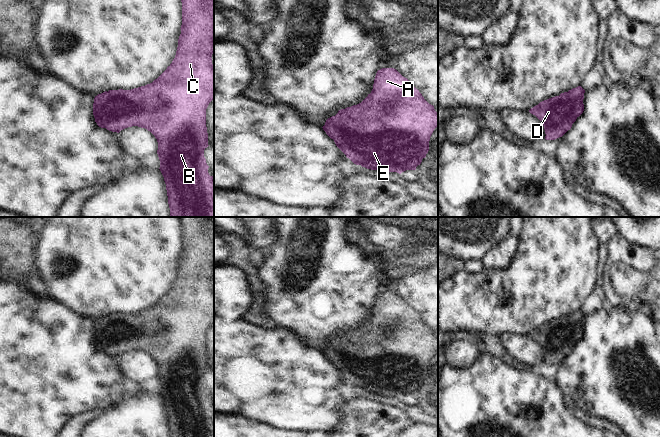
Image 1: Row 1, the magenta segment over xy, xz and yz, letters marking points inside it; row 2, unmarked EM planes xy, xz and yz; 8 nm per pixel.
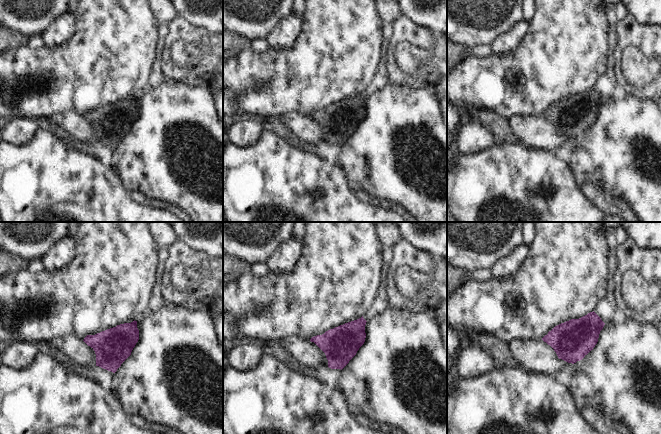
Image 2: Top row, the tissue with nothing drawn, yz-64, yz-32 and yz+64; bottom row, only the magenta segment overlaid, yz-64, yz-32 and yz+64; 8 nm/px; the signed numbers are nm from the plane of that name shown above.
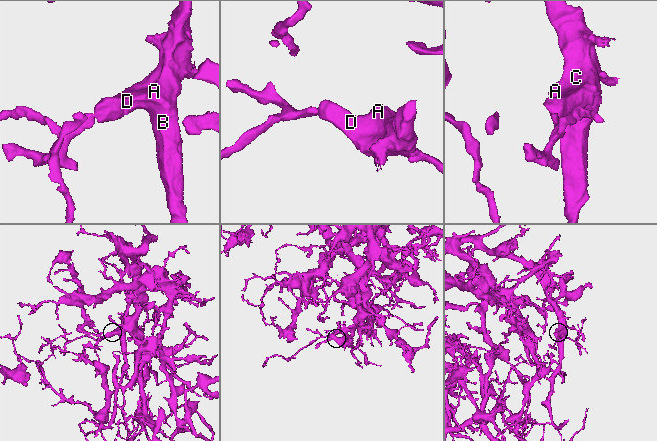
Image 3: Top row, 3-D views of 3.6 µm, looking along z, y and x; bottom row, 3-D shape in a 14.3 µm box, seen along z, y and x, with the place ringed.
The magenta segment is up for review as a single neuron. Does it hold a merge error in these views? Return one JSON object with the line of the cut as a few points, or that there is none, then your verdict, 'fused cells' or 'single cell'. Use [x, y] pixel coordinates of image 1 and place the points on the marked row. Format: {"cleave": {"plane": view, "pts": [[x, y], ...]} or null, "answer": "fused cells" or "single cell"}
{"cleave": null, "answer": "single cell"}

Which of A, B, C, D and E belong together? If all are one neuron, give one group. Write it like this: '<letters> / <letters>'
A B C D E

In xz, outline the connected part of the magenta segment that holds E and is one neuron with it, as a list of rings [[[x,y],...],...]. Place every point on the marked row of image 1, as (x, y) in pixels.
[[[382,68],[376,73],[371,93],[361,103],[339,110],[322,128],[354,164],[401,174],[421,164],[437,126],[438,113],[419,90],[396,69]]]

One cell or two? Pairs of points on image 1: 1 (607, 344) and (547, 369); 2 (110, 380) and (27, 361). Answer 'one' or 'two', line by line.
1: two
2: one

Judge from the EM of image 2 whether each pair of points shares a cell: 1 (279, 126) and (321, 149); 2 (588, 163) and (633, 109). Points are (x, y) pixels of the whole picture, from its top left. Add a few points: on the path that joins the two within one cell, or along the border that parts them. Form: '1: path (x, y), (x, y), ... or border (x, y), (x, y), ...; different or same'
1: path (289, 136), (298, 144), (311, 149); same
2: path (602, 151), (630, 123); same

